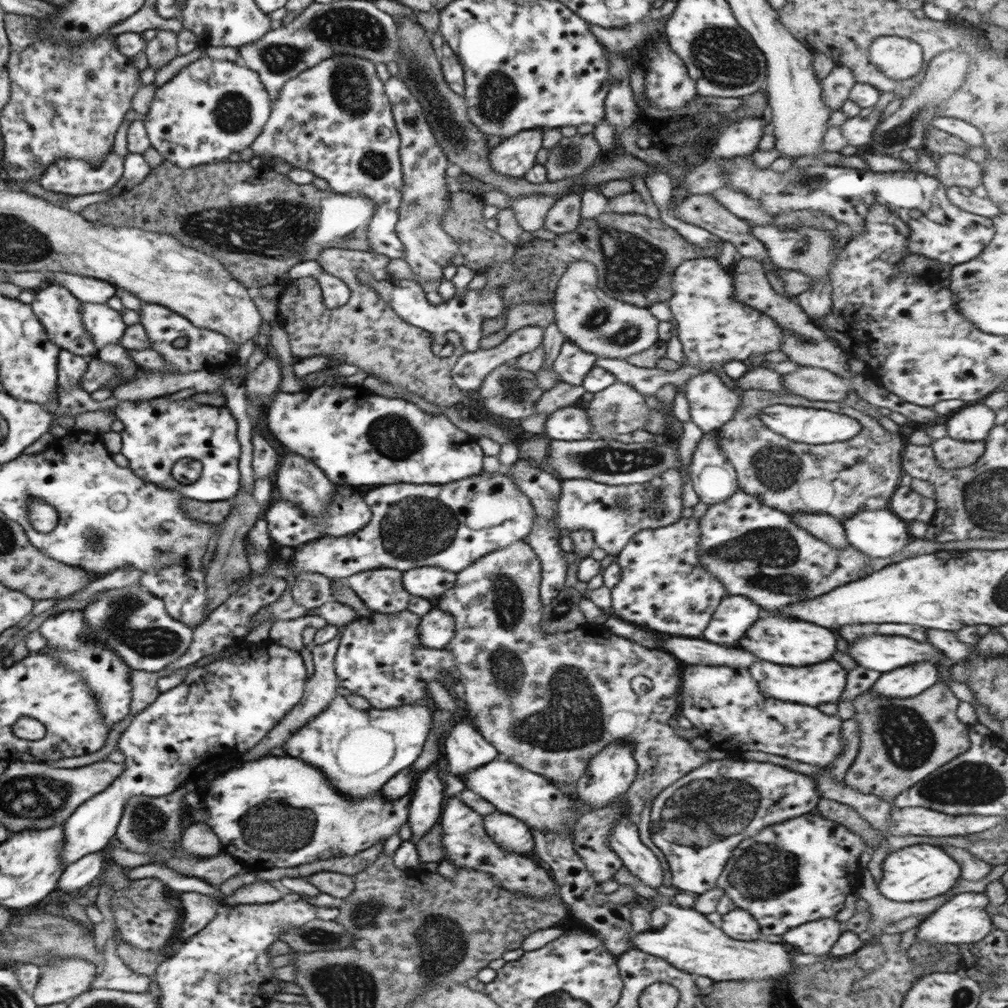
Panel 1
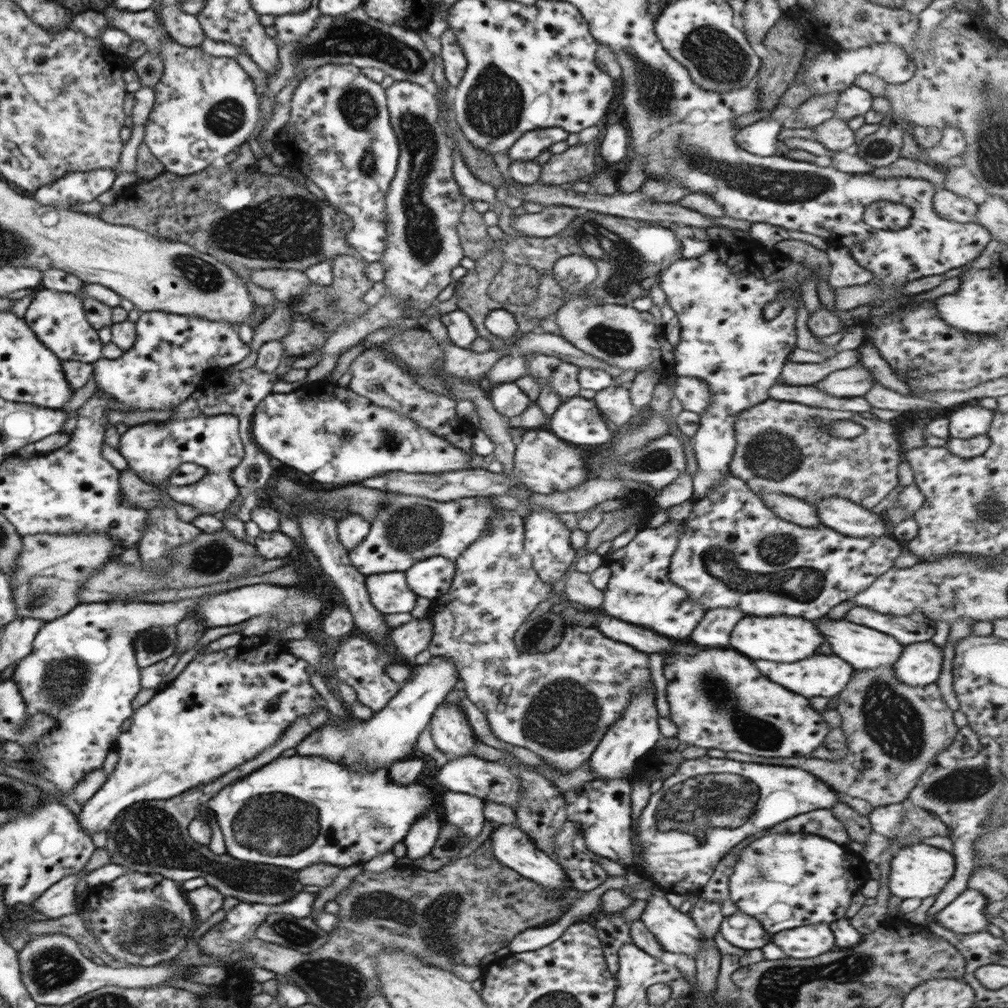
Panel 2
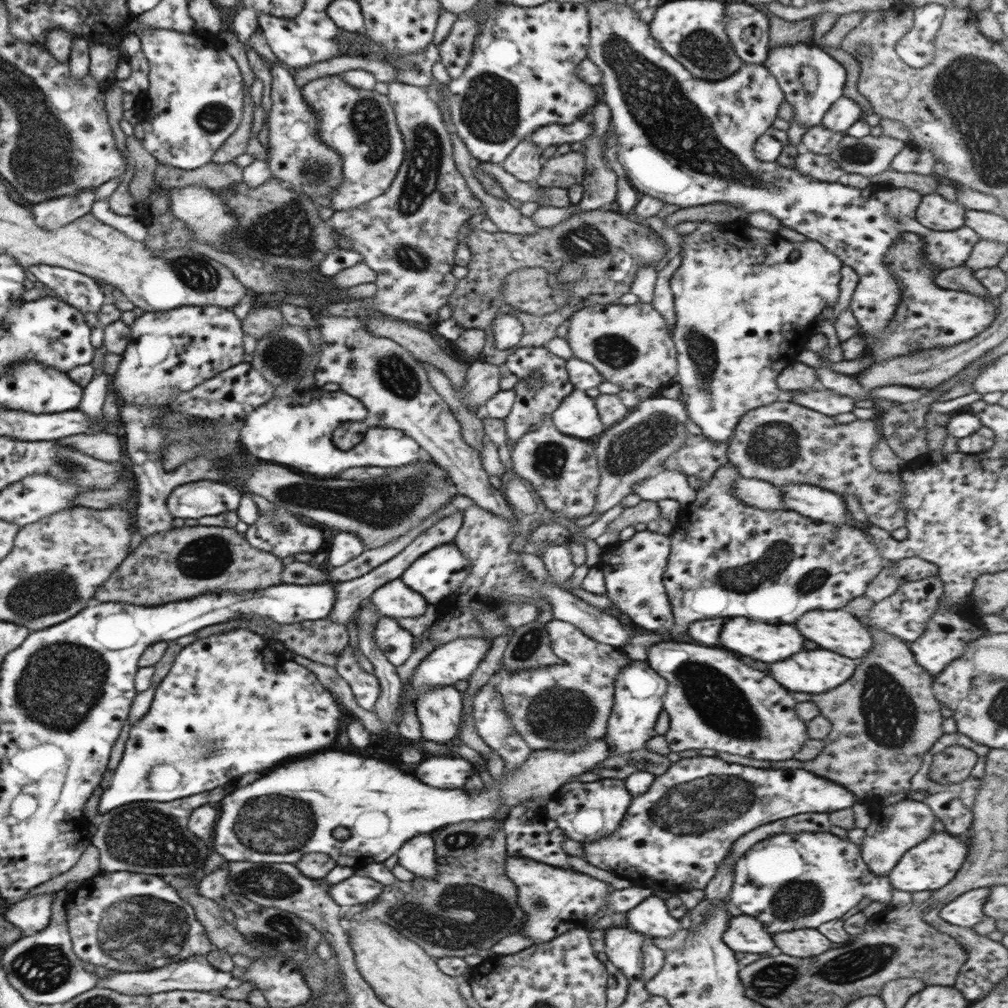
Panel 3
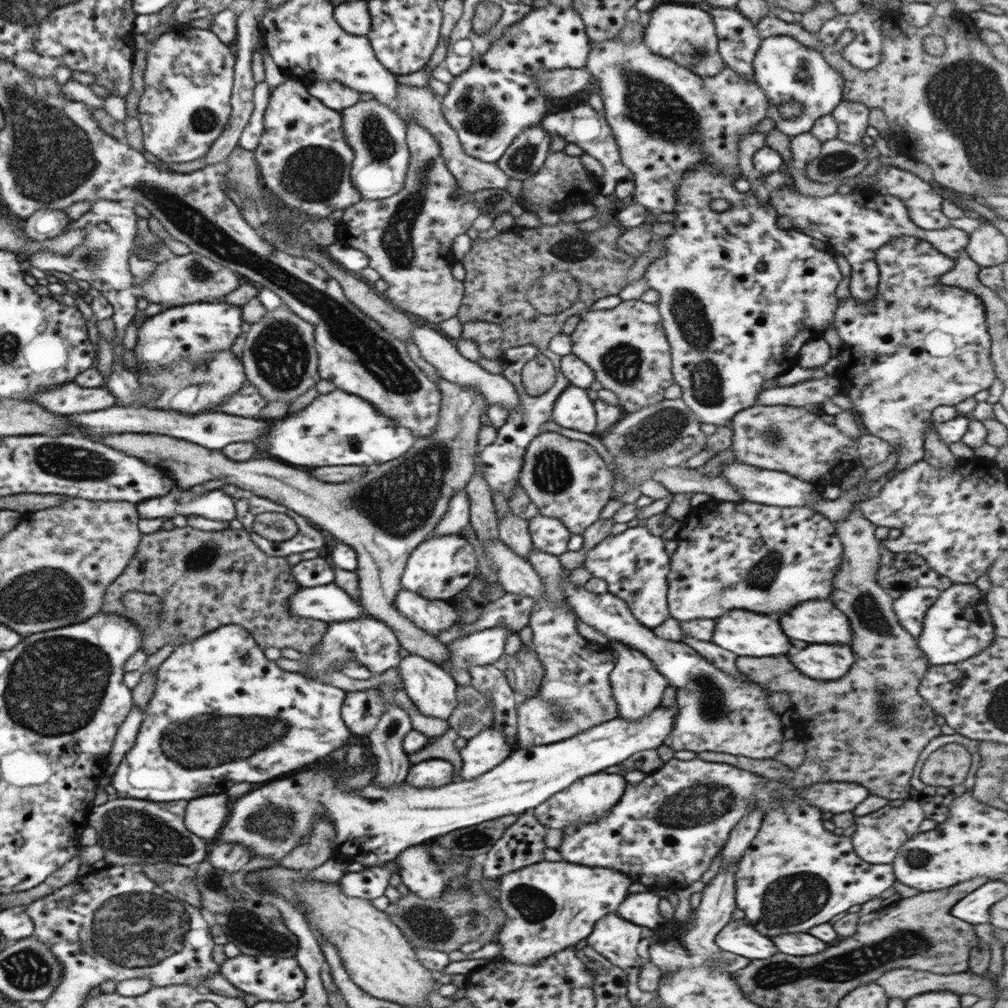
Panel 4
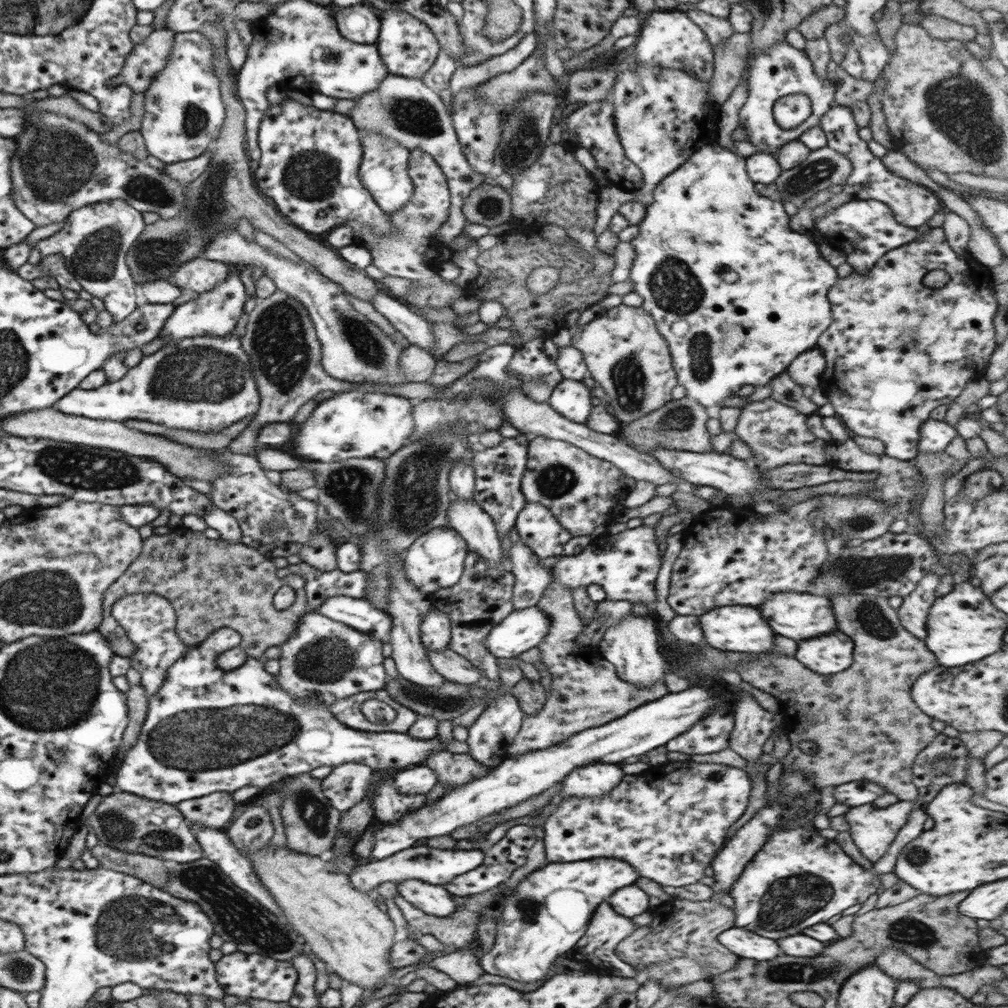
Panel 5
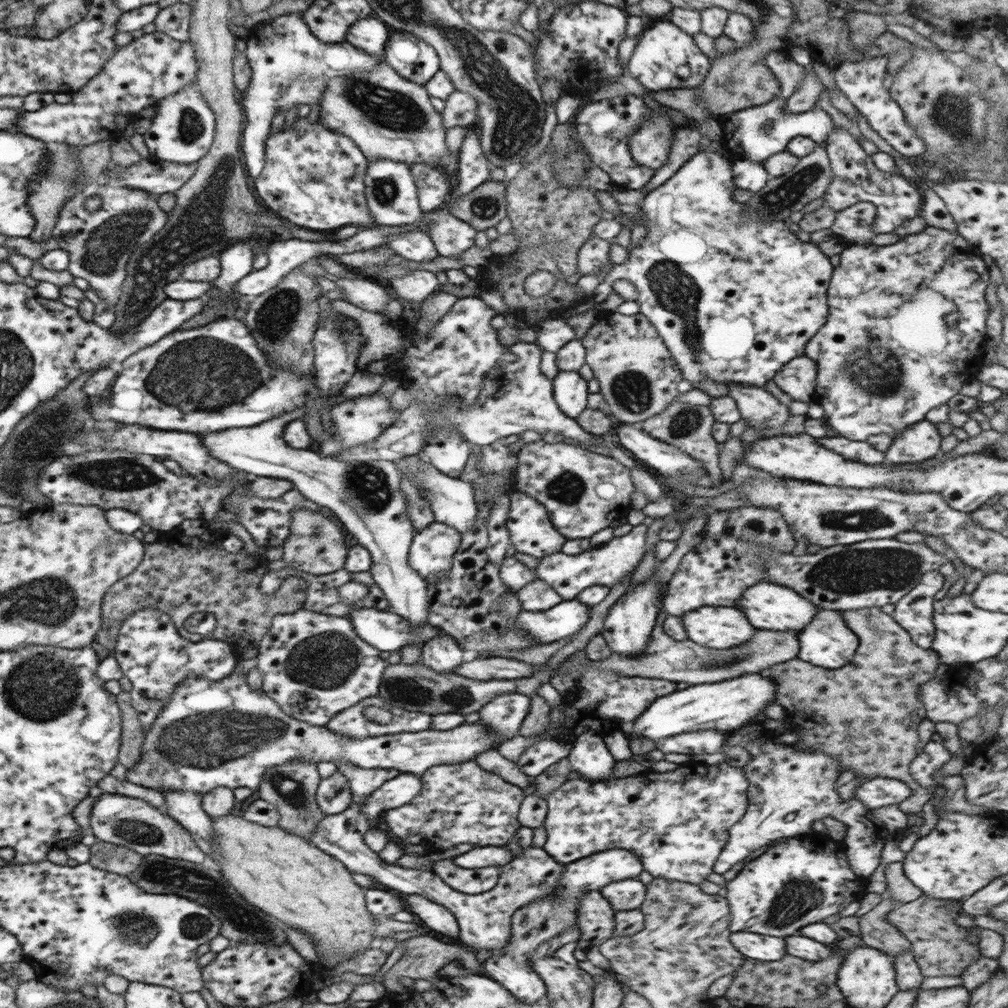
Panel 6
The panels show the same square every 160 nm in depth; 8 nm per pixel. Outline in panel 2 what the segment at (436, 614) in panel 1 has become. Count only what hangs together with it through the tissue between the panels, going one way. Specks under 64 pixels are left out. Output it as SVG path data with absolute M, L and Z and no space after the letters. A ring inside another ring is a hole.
M429 617L427 621L413 619L396 628L390 628L388 642L392 643L392 647L401 658L411 661L417 654L428 649L432 635L433 625L430 624Z

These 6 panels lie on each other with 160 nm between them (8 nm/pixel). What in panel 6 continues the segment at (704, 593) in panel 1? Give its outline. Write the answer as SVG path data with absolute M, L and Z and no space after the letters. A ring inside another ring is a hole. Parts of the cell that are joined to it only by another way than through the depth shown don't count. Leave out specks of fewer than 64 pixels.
M644 523L633 526L628 534L612 537L602 548L590 549L586 552L570 556L561 550L554 554L542 557L535 571L537 578L541 578L550 588L553 588L564 601L576 599L585 588L601 584L611 589L620 578L635 570L642 560L646 550L646 531Z

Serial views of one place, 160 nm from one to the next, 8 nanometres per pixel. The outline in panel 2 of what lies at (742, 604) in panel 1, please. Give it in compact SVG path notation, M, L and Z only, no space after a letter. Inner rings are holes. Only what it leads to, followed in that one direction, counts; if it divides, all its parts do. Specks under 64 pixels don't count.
M716 608L716 610L706 610L702 620L690 633L688 640L702 644L704 648L708 646L726 646L732 628L736 626L738 620L742 620L742 612L736 608Z

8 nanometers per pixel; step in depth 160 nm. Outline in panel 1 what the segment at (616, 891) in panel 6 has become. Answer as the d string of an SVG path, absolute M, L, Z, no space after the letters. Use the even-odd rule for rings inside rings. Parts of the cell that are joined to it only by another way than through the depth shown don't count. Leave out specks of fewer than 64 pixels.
M662 903L651 914L650 928L631 935L633 948L662 957L678 970L692 976L704 976L713 982L724 980L778 980L792 970L790 954L772 940L734 940L721 928L710 923L706 916L692 908Z

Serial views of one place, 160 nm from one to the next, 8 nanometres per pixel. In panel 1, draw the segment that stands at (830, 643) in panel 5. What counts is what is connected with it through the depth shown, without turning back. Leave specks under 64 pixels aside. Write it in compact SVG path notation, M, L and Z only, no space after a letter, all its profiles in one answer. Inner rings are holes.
M758 660L750 666L750 674L758 682L758 686L762 688L764 694L774 696L778 700L800 702L806 706L817 707L818 704L824 704L824 702L838 703L840 695L844 692L844 686L846 686L846 670L834 660L826 660L816 666L806 666L806 668L780 666L780 664Z

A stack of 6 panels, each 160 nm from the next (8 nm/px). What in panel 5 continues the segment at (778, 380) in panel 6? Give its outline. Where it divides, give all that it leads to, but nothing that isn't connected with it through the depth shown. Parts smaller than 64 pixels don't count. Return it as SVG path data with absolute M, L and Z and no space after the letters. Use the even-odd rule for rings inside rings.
M815 346L802 352L787 369L790 378L807 392L820 386L822 374L826 369L823 350Z

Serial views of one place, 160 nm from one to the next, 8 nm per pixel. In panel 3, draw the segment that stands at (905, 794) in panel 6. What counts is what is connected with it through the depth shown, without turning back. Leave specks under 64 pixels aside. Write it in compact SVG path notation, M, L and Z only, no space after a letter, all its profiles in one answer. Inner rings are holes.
M715 756L681 758L671 763L666 772L655 776L646 792L632 797L621 824L612 834L603 836L602 840L584 842L584 855L588 864L628 881L654 876L654 882L672 882L674 888L680 890L705 889L734 842L747 832L781 818L797 814L804 816L804 812L831 813L851 808L857 801L857 796L850 789L802 768L752 768L730 764Z

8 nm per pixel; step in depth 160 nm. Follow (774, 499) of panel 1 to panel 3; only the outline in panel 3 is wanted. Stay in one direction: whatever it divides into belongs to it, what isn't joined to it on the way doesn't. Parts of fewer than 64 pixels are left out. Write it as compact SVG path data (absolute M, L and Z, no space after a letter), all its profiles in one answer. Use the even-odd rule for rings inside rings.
M772 402L772 404L762 407L754 408L746 413L739 420L738 425L734 428L734 436L732 436L732 440L730 440L727 447L727 455L729 458L729 462L732 463L740 477L744 478L753 478L758 480L763 480L769 483L772 483L774 486L784 486L792 483L796 484L809 484L817 486L818 488L828 489L830 491L834 491L839 495L853 495L854 500L858 500L860 507L866 513L866 515L870 518L870 524L874 524L874 526L880 526L880 528L884 528L884 530L888 530L888 532L892 532L897 528L902 526L906 526L906 509L902 509L902 498L904 498L903 494L903 484L901 483L901 478L899 477L899 473L892 472L882 472L881 470L876 470L871 463L870 451L872 447L875 447L876 444L883 440L883 436L880 433L877 422L875 419L856 419L850 424L838 424L838 422L834 421L831 416L822 414L820 412L815 412L810 408L805 408L799 406L798 404L794 404L791 402Z

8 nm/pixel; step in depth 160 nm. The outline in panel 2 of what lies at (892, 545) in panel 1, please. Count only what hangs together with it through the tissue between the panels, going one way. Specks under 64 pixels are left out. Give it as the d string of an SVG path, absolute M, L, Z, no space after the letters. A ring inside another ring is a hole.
M826 498L818 502L815 508L824 527L843 535L876 538L891 536L883 514L872 514L871 510L844 498Z

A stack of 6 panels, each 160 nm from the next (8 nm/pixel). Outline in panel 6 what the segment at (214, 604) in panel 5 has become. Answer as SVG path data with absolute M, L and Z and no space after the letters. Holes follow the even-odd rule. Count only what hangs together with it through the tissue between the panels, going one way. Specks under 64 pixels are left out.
M161 538L153 543L145 544L145 553L141 563L128 576L113 584L104 595L101 606L102 624L95 642L107 649L115 649L123 622L139 608L151 606L168 613L177 631L187 640L198 642L205 637L186 630L184 628L186 619L190 618L192 614L196 614L196 612L211 612L214 614L217 623L214 631L207 638L226 642L235 650L245 646L257 648L260 640L268 632L274 616L282 613L293 613L302 608L306 601L306 590L308 590L304 575L289 576L282 581L278 588L273 589L269 594L264 594L259 591L259 582L267 572L264 557L248 556L243 553L243 549L239 552L226 552L219 543L208 545L197 539L190 546L185 545L183 541L169 543Z

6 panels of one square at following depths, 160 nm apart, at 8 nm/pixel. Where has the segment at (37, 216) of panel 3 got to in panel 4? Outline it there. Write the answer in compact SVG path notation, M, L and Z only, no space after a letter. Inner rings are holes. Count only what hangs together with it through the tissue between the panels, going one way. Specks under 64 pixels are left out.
M43 208L24 219L22 225L29 240L42 242L60 235L70 223L64 209Z

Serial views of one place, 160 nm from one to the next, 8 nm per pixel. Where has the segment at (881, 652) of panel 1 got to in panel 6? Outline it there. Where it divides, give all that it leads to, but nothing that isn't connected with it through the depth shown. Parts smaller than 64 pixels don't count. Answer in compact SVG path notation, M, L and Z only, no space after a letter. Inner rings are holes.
M768 581L750 585L742 596L735 600L735 607L744 610L748 622L754 628L764 628L764 630L802 630L821 610L797 592Z

